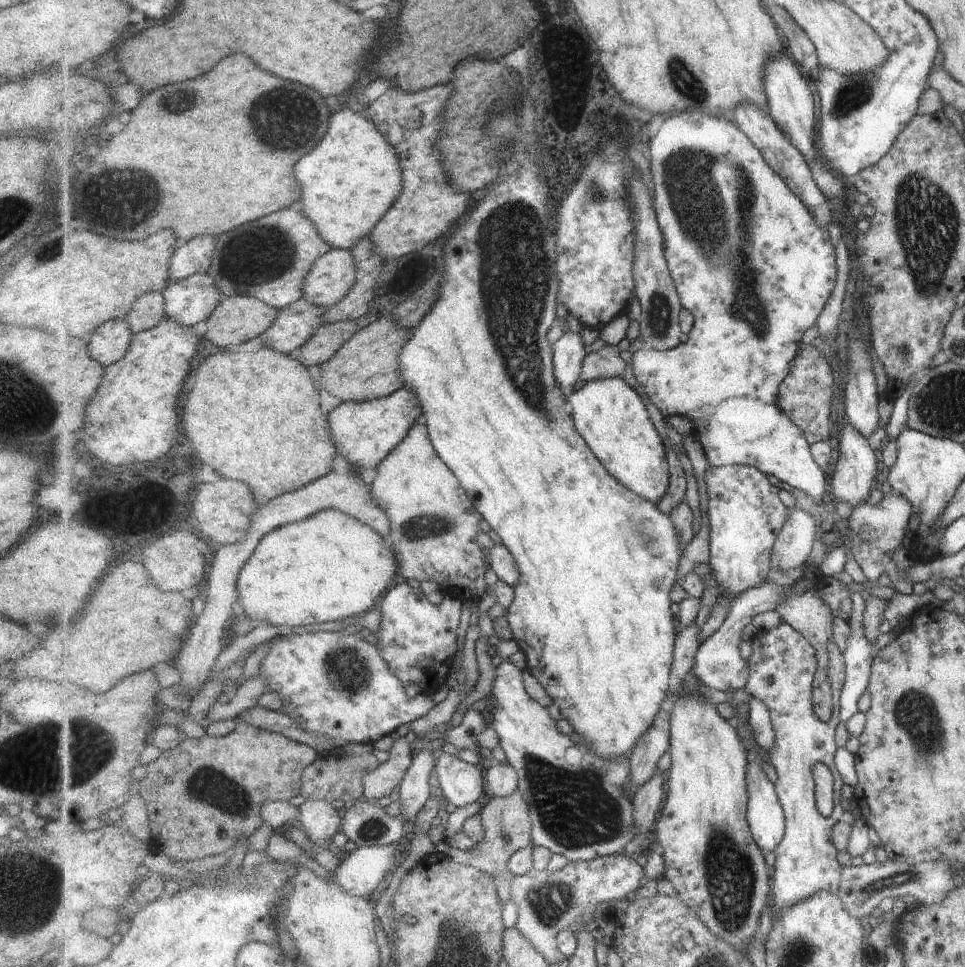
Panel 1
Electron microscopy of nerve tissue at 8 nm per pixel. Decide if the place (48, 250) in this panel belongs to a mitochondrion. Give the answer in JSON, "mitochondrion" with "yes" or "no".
{"mitochondrion":"yes"}

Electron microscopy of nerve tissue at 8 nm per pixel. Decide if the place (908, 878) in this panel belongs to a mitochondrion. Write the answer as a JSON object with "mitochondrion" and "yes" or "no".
{"mitochondrion":"yes"}

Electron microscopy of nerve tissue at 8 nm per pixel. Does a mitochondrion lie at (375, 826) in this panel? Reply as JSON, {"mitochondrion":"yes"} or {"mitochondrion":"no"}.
{"mitochondrion":"yes"}

